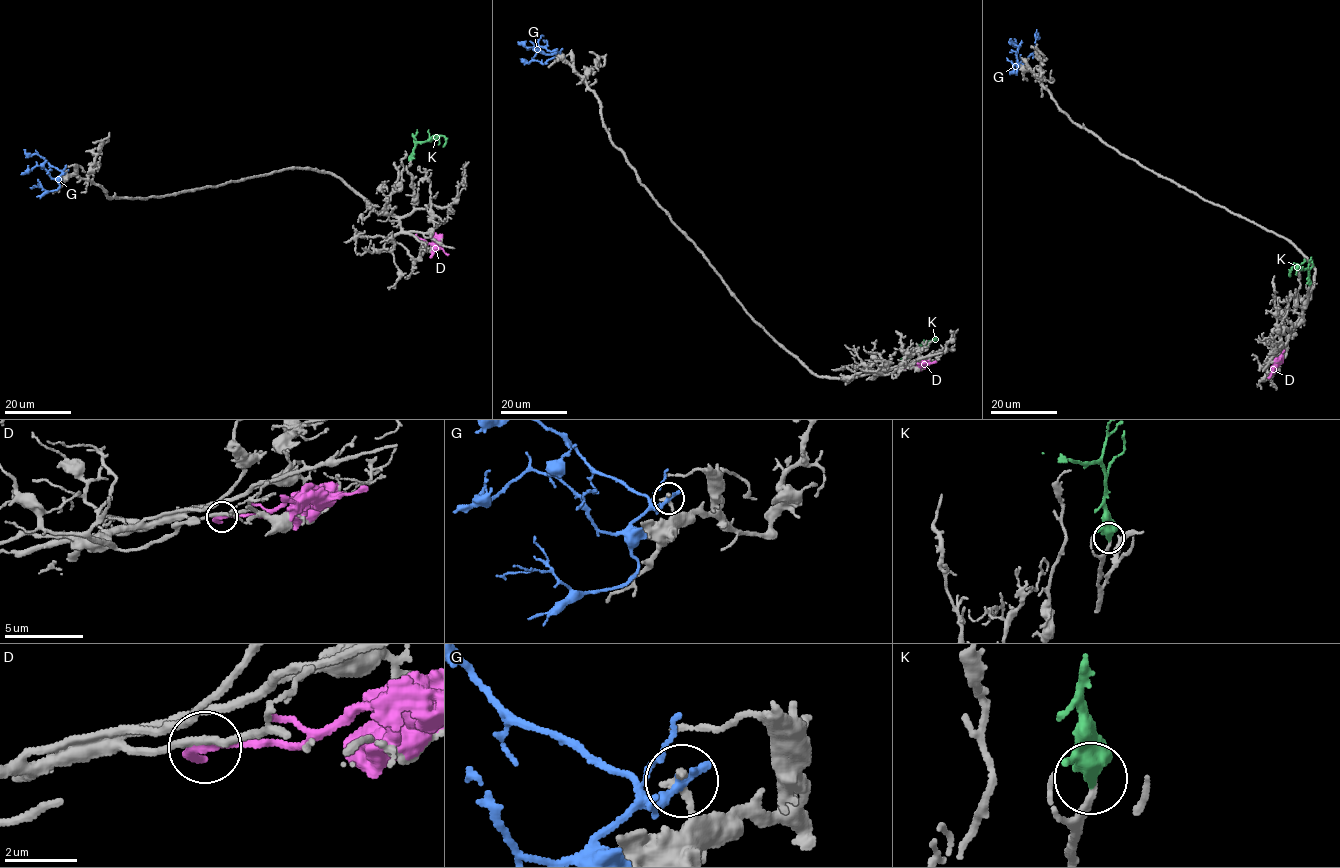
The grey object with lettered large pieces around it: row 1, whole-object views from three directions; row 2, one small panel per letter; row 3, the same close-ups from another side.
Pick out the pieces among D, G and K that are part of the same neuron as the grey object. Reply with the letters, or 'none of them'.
K

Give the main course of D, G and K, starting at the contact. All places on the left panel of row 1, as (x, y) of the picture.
D: (417, 237), (438, 244), (448, 254)
G: (66, 171), (52, 178), (45, 169), (35, 166), (20, 174)
K: (409, 160), (418, 142), (443, 135), (443, 146)

